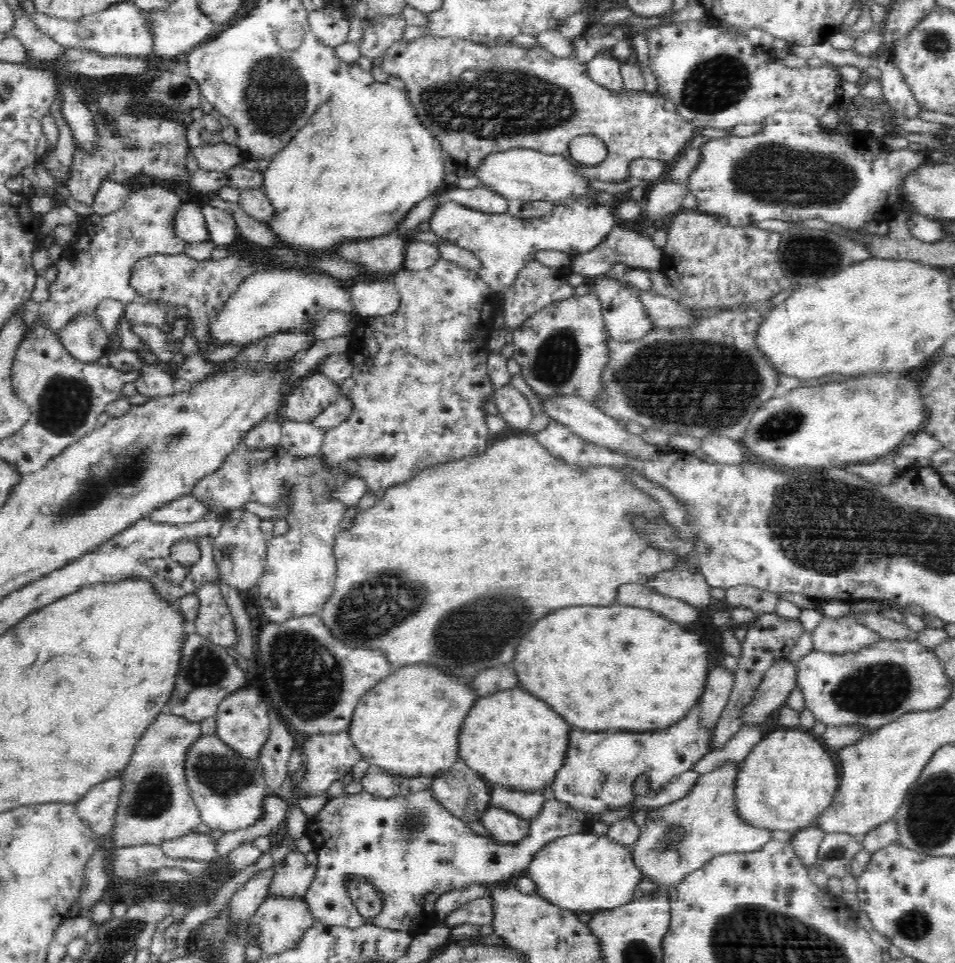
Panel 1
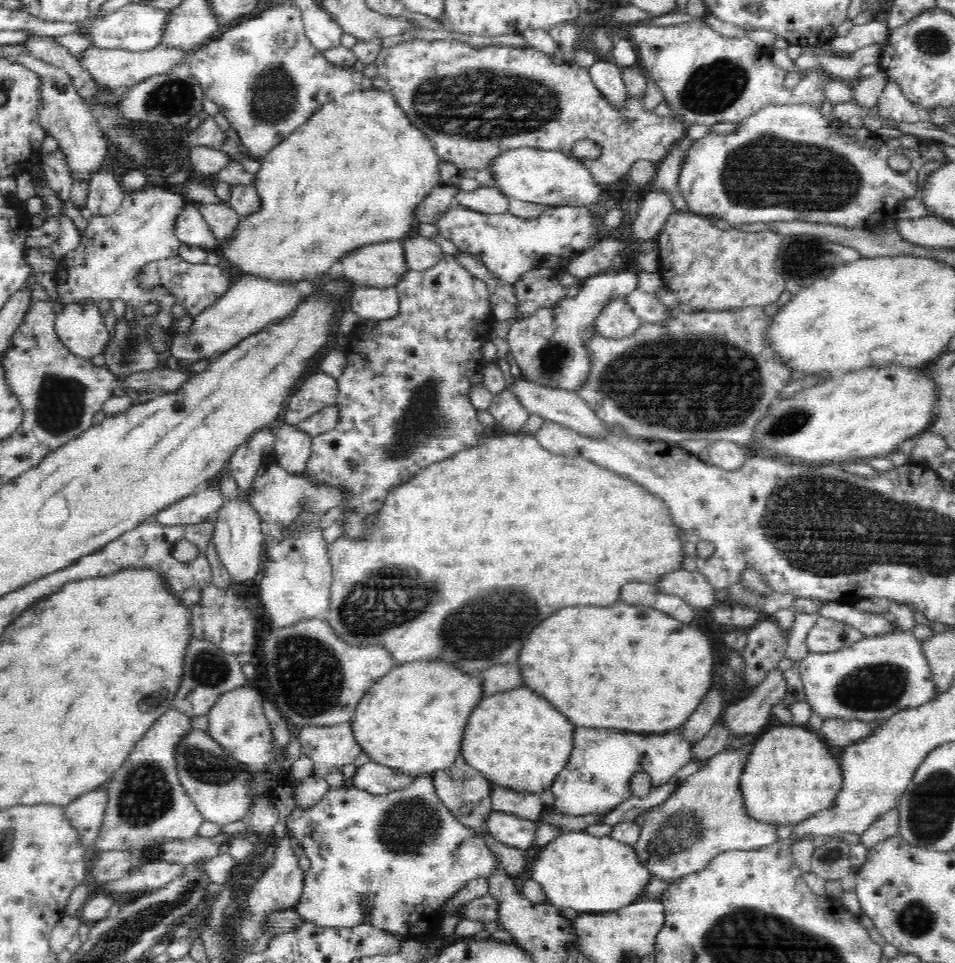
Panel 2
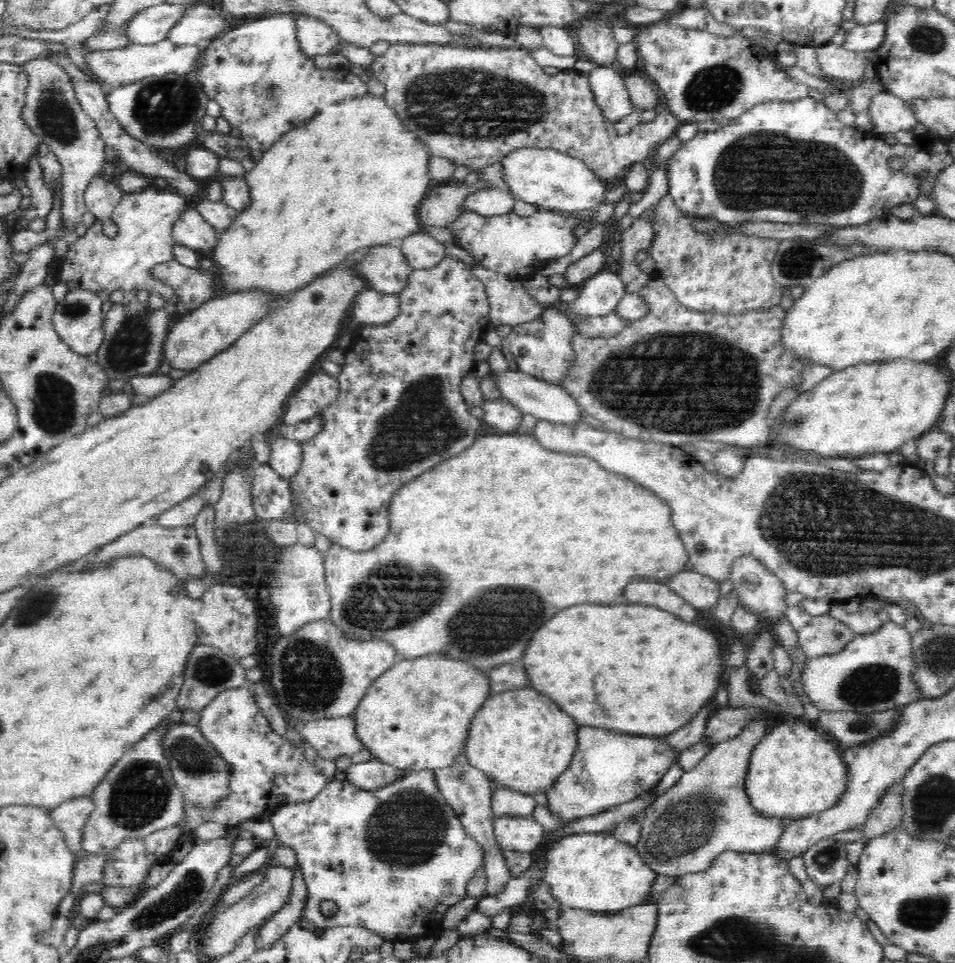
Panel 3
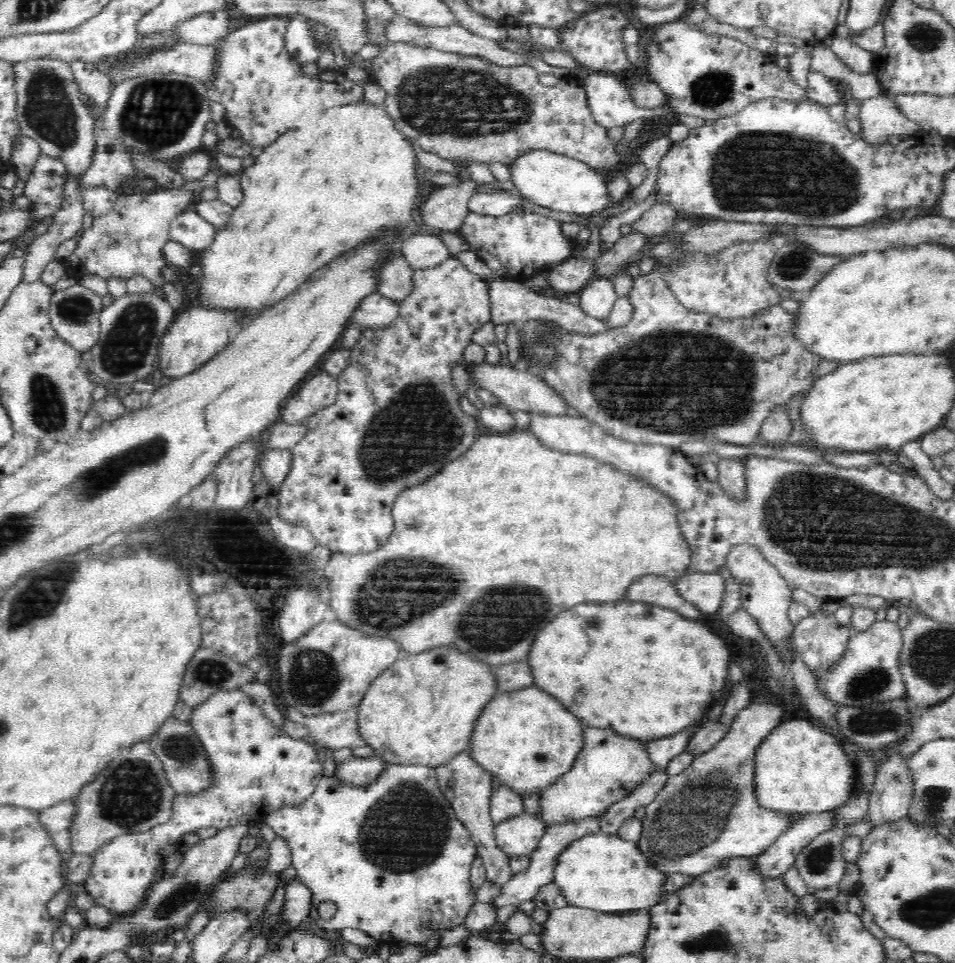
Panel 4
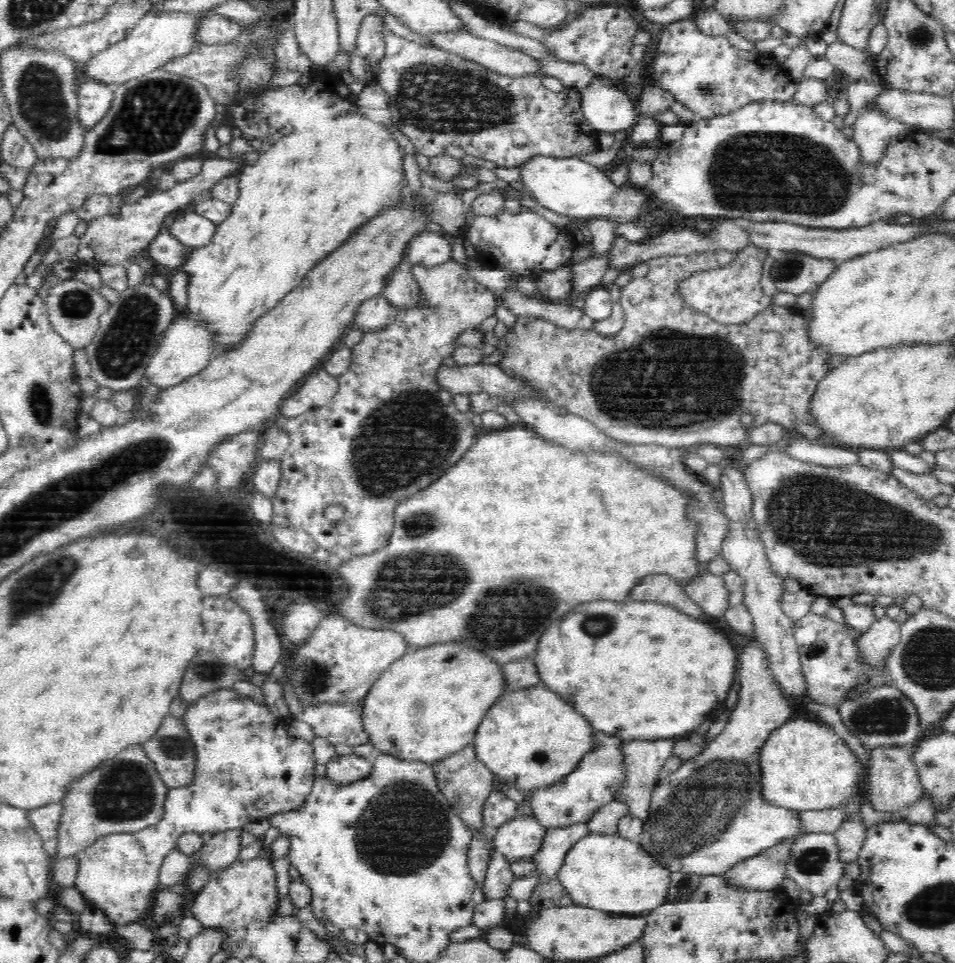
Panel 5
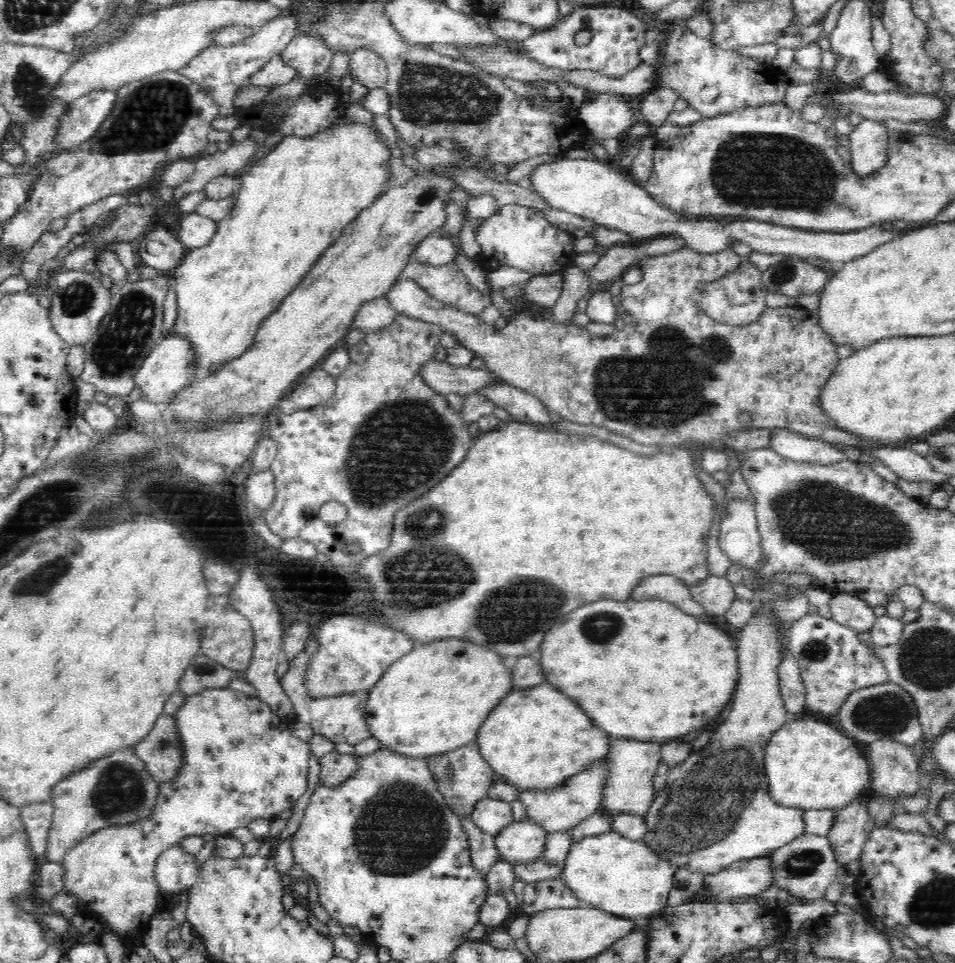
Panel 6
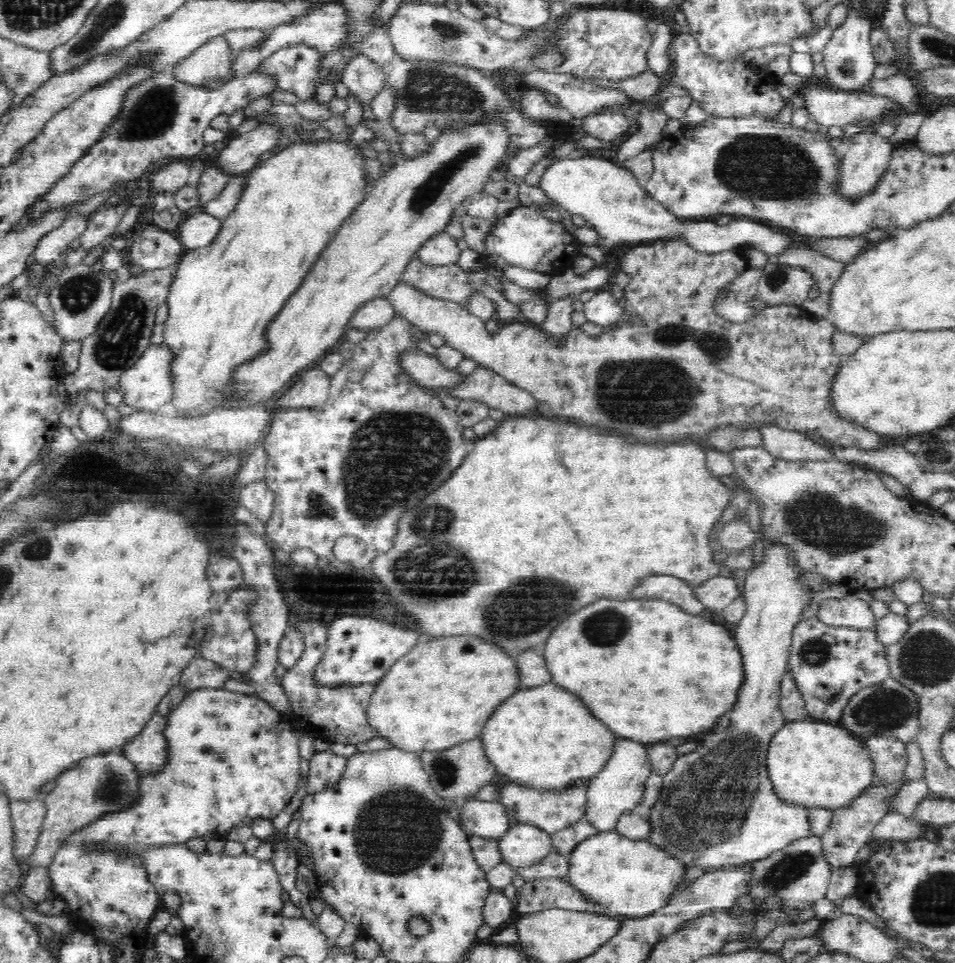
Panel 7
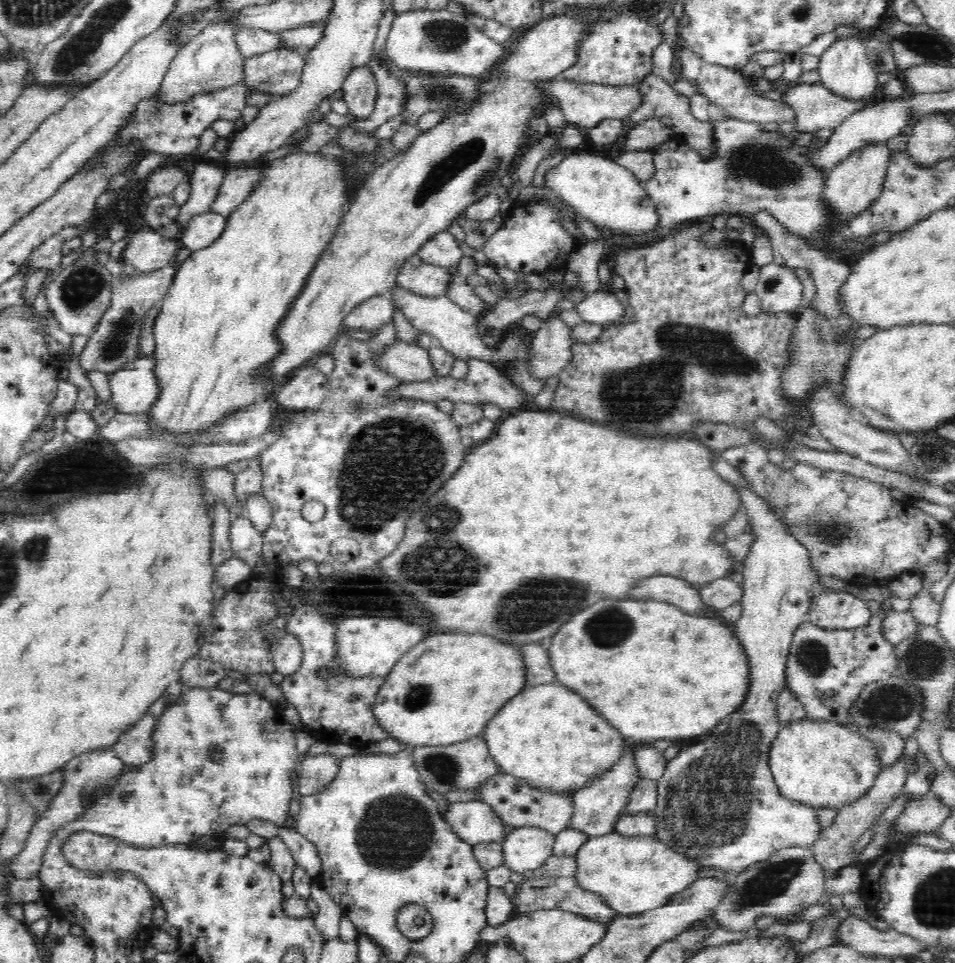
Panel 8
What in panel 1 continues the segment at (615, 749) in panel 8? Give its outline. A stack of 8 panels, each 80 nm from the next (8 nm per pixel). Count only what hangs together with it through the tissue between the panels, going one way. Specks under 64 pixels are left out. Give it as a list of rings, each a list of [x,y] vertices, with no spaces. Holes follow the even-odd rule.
[[[514,688],[514,690],[506,690],[506,692],[498,692],[498,694],[492,693],[492,696],[480,698],[480,700],[476,702],[476,706],[470,710],[470,714],[468,714],[468,718],[466,718],[464,722],[462,734],[460,734],[460,758],[466,760],[466,766],[470,766],[472,770],[480,772],[482,778],[494,782],[494,784],[490,785],[500,785],[512,791],[542,792],[545,786],[554,783],[556,774],[561,770],[564,760],[566,760],[568,744],[570,744],[570,726],[566,724],[566,720],[564,720],[560,714],[554,714],[554,710],[552,710],[544,700],[540,700],[540,698],[532,696],[532,694],[528,694],[528,692],[522,690],[522,688]]]

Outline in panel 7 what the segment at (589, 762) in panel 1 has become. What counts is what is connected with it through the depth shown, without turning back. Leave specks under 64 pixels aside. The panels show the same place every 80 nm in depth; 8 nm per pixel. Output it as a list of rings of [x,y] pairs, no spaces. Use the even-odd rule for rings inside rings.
[[[497,774],[494,784],[498,788],[498,801],[505,810],[509,820],[517,824],[530,824],[544,829],[549,835],[568,828],[571,824],[583,818],[585,791],[588,782],[580,785],[551,792],[530,786],[521,786],[514,783],[508,776]]]

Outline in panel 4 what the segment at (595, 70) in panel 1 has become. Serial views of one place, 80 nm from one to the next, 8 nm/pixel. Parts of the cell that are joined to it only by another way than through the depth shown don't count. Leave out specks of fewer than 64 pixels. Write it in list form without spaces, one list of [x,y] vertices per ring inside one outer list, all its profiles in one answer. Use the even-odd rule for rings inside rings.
[[[590,72],[588,76],[582,80],[584,92],[586,93],[587,107],[590,116],[594,122],[606,130],[610,128],[622,128],[632,124],[634,120],[644,119],[659,119],[661,117],[670,117],[676,121],[673,112],[668,107],[660,108],[640,108],[632,98],[632,93],[625,87],[624,83],[620,82],[615,74],[609,72]]]

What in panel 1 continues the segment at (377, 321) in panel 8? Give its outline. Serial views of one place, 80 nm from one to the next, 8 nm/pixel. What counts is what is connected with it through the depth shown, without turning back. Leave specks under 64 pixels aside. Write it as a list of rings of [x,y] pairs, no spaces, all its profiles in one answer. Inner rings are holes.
[[[360,281],[351,288],[351,304],[370,320],[393,315],[399,308],[399,295],[391,281]]]

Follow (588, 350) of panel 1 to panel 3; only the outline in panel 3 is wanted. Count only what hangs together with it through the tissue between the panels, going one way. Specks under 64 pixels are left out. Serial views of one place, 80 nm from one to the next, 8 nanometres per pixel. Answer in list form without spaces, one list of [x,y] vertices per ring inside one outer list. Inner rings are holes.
[[[603,271],[584,282],[578,291],[578,298],[574,302],[566,304],[560,301],[561,307],[564,307],[567,313],[593,317],[612,314],[626,294],[619,274],[608,274]],[[544,311],[544,314],[533,322],[512,326],[505,338],[510,343],[509,354],[517,362],[519,371],[549,383],[559,384],[573,358],[572,349],[569,348],[569,336],[575,332],[565,318],[566,313],[561,315],[558,312]]]

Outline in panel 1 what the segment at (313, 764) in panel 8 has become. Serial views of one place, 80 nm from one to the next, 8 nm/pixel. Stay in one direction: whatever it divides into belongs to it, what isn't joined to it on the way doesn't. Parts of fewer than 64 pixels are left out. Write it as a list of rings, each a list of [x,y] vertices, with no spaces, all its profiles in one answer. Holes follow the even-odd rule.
[[[369,765],[368,772],[360,778],[360,786],[370,794],[388,798],[431,788],[432,779],[394,775],[382,767]]]

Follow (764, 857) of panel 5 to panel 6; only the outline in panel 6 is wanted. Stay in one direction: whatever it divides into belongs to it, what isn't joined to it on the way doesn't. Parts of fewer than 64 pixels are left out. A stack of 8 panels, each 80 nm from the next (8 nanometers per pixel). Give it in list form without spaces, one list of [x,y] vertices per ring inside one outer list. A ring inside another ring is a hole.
[[[765,858],[736,862],[715,873],[705,874],[700,884],[697,900],[703,904],[738,904],[742,898],[754,897],[769,888],[771,870]]]

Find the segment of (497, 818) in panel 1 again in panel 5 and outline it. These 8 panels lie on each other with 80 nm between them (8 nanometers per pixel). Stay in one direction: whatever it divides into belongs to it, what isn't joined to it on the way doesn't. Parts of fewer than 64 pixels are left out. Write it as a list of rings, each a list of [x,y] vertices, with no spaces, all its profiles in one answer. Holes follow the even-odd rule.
[[[516,816],[495,829],[495,851],[510,863],[532,860],[542,849],[546,828],[534,817]]]

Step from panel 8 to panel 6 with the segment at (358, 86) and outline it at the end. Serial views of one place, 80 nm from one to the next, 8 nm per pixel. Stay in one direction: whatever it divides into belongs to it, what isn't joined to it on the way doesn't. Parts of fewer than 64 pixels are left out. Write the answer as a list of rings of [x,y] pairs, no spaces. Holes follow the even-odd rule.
[[[362,48],[353,52],[348,59],[348,70],[350,70],[350,78],[354,80],[354,84],[362,86],[367,92],[386,86],[385,64],[375,52],[371,52],[370,48]]]

